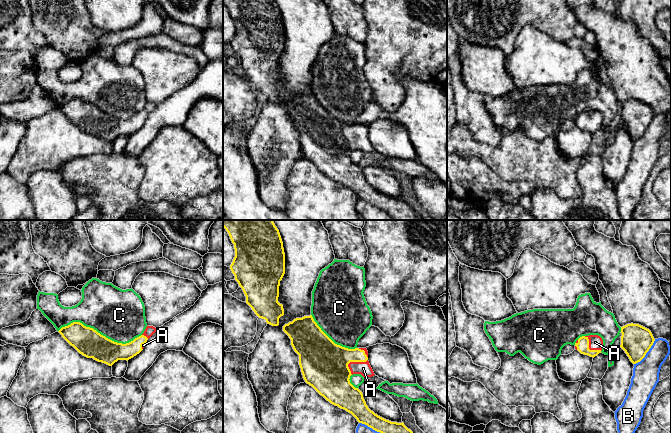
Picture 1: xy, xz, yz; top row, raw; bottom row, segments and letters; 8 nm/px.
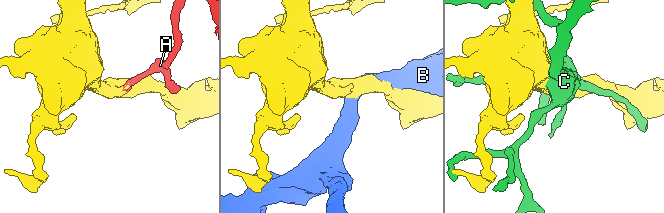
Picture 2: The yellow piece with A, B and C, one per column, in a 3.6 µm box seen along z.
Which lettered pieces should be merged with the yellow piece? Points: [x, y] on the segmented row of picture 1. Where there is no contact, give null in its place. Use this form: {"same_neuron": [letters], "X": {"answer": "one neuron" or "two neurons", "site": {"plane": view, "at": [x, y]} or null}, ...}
{"same_neuron": ["A"], "A": {"answer": "one neuron", "site": {"plane": "xz", "at": [353, 361]}}, "B": {"answer": "two neurons", "site": {"plane": "yz", "at": [646, 352]}}, "C": {"answer": "two neurons", "site": {"plane": "xy", "at": [99, 333]}}}

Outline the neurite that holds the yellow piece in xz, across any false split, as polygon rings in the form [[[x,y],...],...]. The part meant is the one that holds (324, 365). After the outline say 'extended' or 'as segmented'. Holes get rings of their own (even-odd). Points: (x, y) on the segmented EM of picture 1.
[[[312,315],[296,318],[283,326],[283,331],[291,339],[294,351],[299,355],[299,365],[303,378],[331,404],[351,413],[359,423],[380,433],[413,433],[404,423],[391,422],[371,411],[362,392],[350,383],[350,376],[361,374],[372,377],[374,372],[368,361],[366,348],[348,349],[335,344],[317,325]]]; extended

